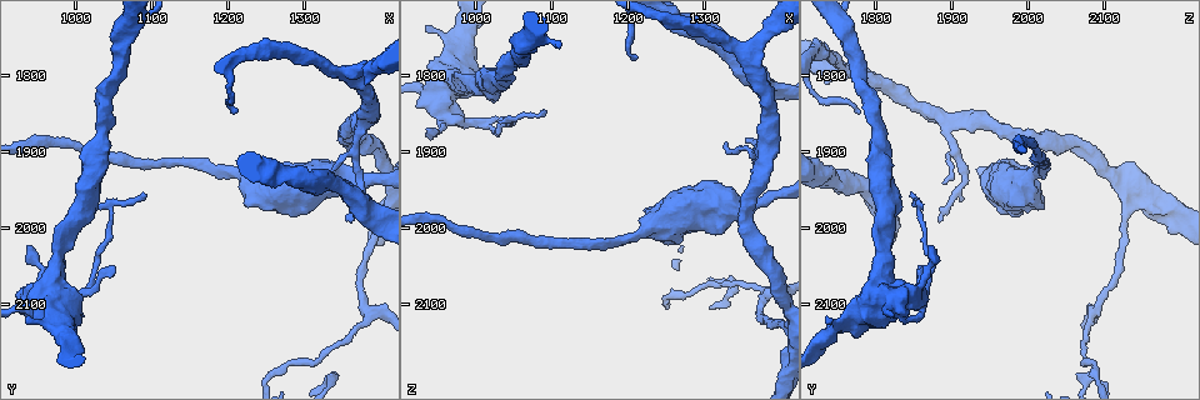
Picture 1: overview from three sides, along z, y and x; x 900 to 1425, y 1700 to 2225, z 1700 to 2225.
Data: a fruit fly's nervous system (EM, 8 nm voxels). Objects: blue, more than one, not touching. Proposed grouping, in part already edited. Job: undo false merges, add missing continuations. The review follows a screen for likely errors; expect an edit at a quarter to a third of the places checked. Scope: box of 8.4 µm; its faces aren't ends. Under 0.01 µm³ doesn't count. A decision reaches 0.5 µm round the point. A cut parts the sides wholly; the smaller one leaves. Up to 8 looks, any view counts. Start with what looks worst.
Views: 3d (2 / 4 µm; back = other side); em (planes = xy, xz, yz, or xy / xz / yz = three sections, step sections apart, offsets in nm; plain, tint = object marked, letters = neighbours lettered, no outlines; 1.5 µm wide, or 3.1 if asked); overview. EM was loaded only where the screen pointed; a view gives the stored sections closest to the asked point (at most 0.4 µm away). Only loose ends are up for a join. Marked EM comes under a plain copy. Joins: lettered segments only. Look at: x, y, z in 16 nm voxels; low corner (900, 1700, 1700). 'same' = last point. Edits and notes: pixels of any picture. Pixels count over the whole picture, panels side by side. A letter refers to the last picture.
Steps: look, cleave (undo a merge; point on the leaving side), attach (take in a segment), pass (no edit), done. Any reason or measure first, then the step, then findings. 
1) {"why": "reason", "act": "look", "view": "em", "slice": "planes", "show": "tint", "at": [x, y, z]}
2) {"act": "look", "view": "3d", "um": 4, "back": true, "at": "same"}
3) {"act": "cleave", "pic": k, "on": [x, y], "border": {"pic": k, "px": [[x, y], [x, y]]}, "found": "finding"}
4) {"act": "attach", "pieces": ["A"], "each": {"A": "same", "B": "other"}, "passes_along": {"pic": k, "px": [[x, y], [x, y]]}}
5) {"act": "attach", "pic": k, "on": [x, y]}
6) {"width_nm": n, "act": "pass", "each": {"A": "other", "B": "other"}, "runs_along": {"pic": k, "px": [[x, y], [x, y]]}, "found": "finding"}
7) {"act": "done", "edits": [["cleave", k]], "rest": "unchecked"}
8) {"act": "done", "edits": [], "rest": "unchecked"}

{"why": "an open end", "act": "look", "view": "em", "slice": "planes", "show": "letters", "at": [1090, 1955, 1845]}

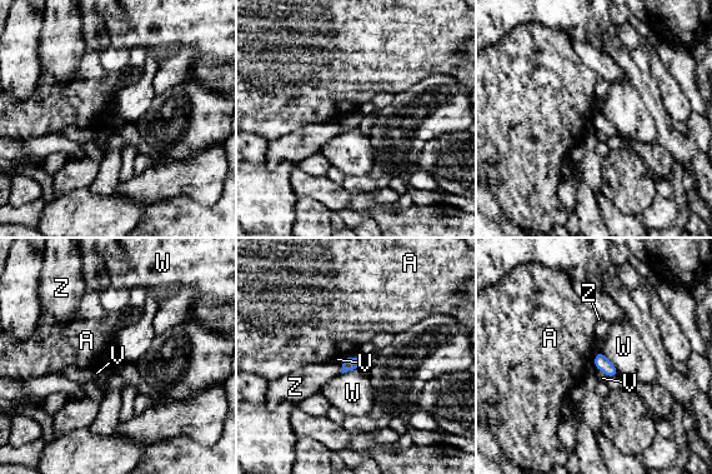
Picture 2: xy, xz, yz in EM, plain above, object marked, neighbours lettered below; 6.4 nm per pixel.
{"longest_contact_nm": ["W", 190], "act": "pass", "each": {"A": "other", "V": "other", "W": "other", "Z": "other"}, "border": {"pic": 2, "px": [[355, 355], [342, 359]]}, "found": "no lettered segment goes on from it"}

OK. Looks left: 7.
{"why": "sudden change in width", "act": "look", "view": "3d", "um": 4, "at": [1230, 1940, 1995]}

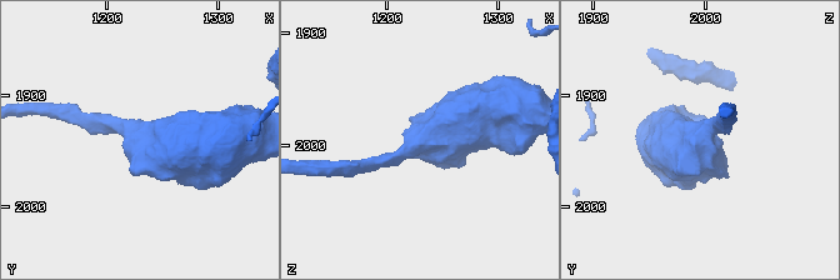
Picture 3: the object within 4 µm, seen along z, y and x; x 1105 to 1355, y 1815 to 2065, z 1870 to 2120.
{"why": "need the tissue", "act": "look", "view": "em", "slice": "planes", "show": "tint", "at": [1230, 1940, 1996]}

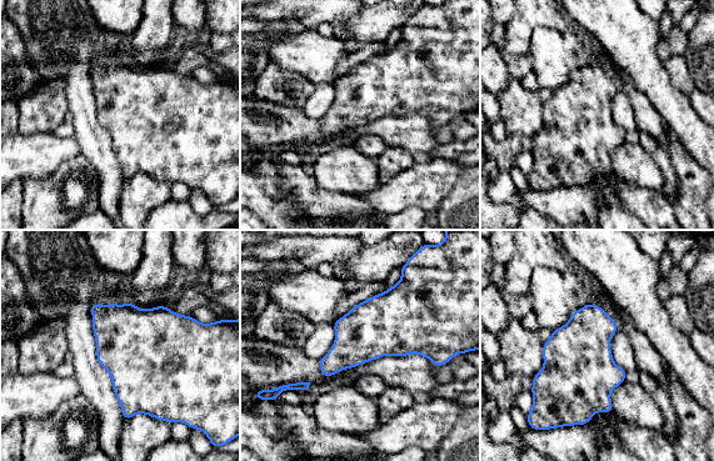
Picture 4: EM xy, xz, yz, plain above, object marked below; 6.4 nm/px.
{"act": "look", "view": "em", "slice": "planes", "show": "letters", "at": "same"}

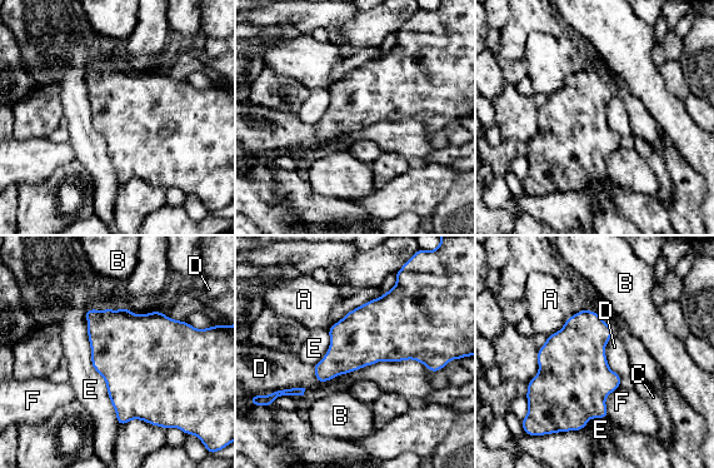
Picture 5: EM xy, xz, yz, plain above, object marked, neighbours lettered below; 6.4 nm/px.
{"act": "pass", "each": {"A": "other", "B": "other", "C": "other", "D": "other", "E": "other", "F": "other"}, "border": {"pic": 5, "px": [[313, 366], [432, 373]]}, "found": "all the same neuron"}

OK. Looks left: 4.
{"why": "branch stops here", "act": "look", "view": "em", "slice": "xy", "step": 4, "show": "letters", "at": [935, 2120, 1740]}

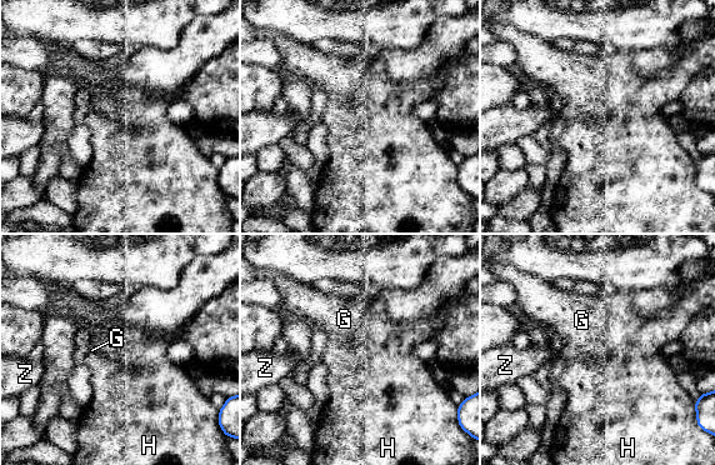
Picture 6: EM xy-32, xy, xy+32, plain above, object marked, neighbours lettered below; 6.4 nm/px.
{"why": "cut it another way", "act": "look", "view": "em", "slice": "planes", "show": "letters", "at": "same"}

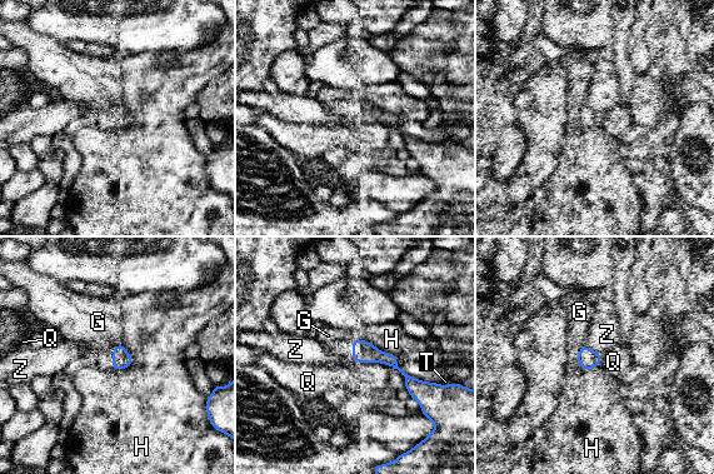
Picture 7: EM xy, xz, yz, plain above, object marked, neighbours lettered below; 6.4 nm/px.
{"width_nm": 120, "act": "pass", "each": {"G": "other", "H": "other", "Q": "other", "T": "other", "Z": "other"}, "border": {"pic": 7, "px": [[585, 344], [602, 354]]}, "found": "no lettered segment goes on from it"}

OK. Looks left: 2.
{"act": "done", "edits": [], "rest": "unchecked"}

